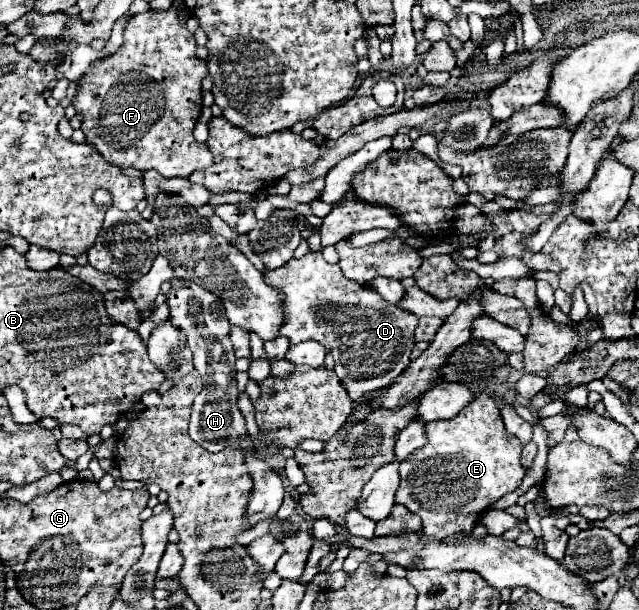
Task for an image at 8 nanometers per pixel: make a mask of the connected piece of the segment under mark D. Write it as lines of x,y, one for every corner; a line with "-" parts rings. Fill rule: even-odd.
308,252
302,258
292,258
282,268
270,272
266,270
266,282
284,292
284,314
286,324
280,334
290,338
290,344
298,344
304,340
318,340
324,346
332,348
332,356
336,360
336,374
344,384
348,396
354,402
362,402
368,392
388,388
410,363
410,354
414,347
414,331
418,326
418,318
410,312
402,312
402,308
386,304
372,288
360,286
358,282
346,280
338,264
328,264
322,258
322,252

